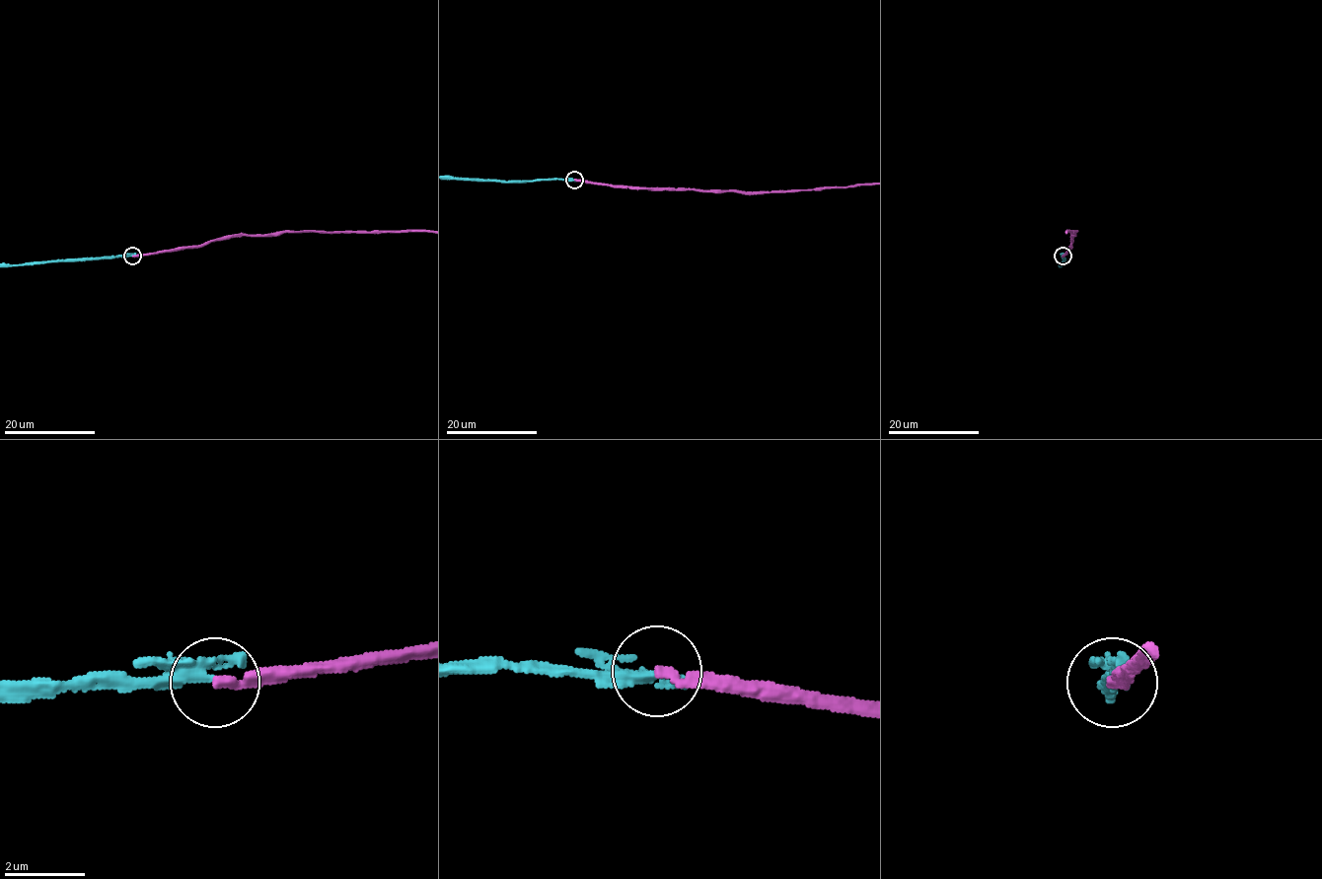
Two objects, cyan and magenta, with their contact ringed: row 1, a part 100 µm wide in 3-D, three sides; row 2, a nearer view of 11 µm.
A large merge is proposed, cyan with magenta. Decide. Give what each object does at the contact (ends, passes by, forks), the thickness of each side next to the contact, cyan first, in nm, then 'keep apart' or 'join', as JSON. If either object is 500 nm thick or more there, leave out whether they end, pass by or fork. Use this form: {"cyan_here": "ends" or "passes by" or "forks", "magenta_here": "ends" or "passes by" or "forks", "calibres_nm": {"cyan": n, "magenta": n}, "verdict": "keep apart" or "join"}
{"cyan_here": "passes by", "magenta_here": "ends", "calibres_nm": {"cyan": 260, "magenta": 240}, "verdict": "keep apart"}

